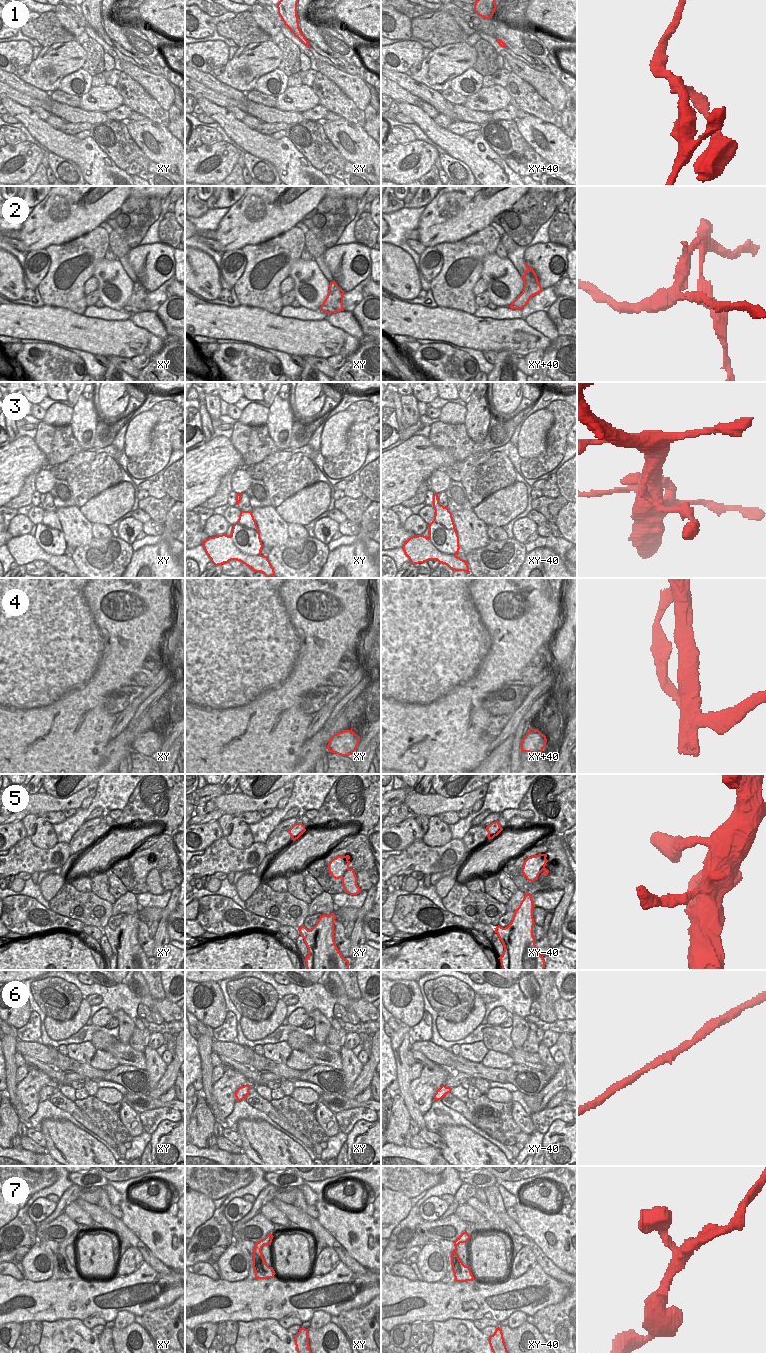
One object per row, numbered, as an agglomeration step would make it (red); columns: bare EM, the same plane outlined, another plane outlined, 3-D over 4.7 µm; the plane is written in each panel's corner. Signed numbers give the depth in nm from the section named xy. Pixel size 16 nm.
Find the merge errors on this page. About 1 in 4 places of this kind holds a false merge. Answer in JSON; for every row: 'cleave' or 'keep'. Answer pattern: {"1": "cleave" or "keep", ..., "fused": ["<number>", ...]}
{"1": "keep", "2": "cleave", "3": "keep", "4": "cleave", "5": "keep", "6": "keep", "7": "keep", "fused": ["2", "4"]}

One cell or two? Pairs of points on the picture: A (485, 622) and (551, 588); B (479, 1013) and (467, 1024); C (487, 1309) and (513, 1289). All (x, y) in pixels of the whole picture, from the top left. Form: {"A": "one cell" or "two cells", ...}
{"A": "two cells", "B": "one cell", "C": "one cell"}

